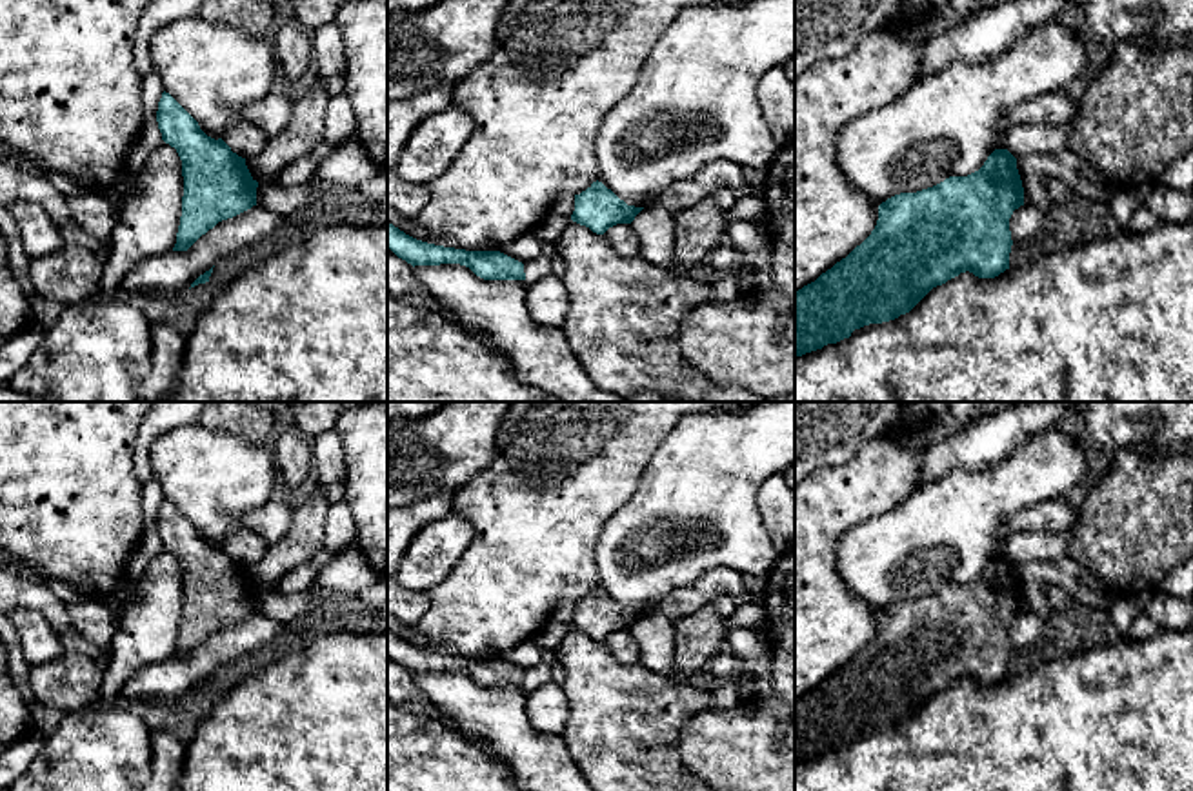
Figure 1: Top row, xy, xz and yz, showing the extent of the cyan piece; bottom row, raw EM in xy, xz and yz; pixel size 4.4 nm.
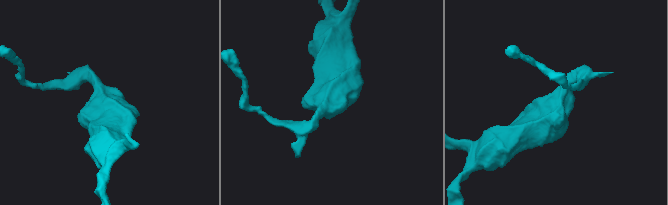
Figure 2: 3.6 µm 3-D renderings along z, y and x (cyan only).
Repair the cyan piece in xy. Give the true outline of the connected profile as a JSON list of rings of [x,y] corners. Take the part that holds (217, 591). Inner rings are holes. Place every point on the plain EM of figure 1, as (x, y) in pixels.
[[[162,500],[156,518],[162,547],[182,567],[182,624],[173,658],[187,658],[218,629],[256,613],[258,589],[246,566],[222,547],[207,544],[198,529],[169,502]]]

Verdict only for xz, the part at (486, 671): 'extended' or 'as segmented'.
as segmented

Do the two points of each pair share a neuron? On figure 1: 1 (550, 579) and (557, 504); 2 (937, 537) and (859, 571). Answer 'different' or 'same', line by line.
1: same
2: same

